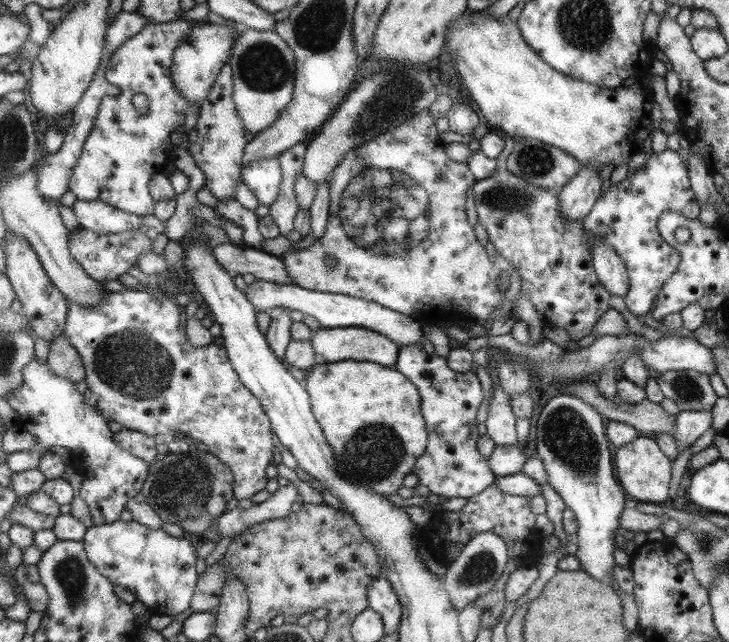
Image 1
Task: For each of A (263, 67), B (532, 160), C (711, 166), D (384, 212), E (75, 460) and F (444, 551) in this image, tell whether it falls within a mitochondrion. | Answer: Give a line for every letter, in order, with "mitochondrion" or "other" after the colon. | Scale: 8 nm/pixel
A: mitochondrion
B: mitochondrion
C: other
D: mitochondrion
E: other
F: mitochondrion

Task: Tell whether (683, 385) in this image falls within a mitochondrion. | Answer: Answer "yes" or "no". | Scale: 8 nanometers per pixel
yes

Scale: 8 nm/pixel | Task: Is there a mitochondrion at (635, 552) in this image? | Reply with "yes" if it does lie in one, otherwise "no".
no

